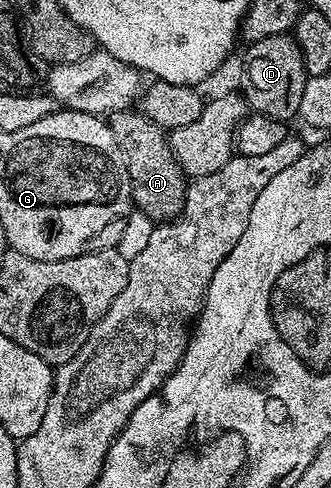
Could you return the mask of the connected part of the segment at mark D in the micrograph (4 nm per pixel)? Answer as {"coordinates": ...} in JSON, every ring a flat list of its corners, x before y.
{"coordinates":[[284,34,261,38,257,42,247,44,245,50,247,50,247,53,243,56,243,89,241,89,241,95,247,101,248,109,252,113,259,113,282,122,289,121,290,116,292,118,298,117,301,94,305,94,305,82,308,75,305,70,303,55,294,35]]}

